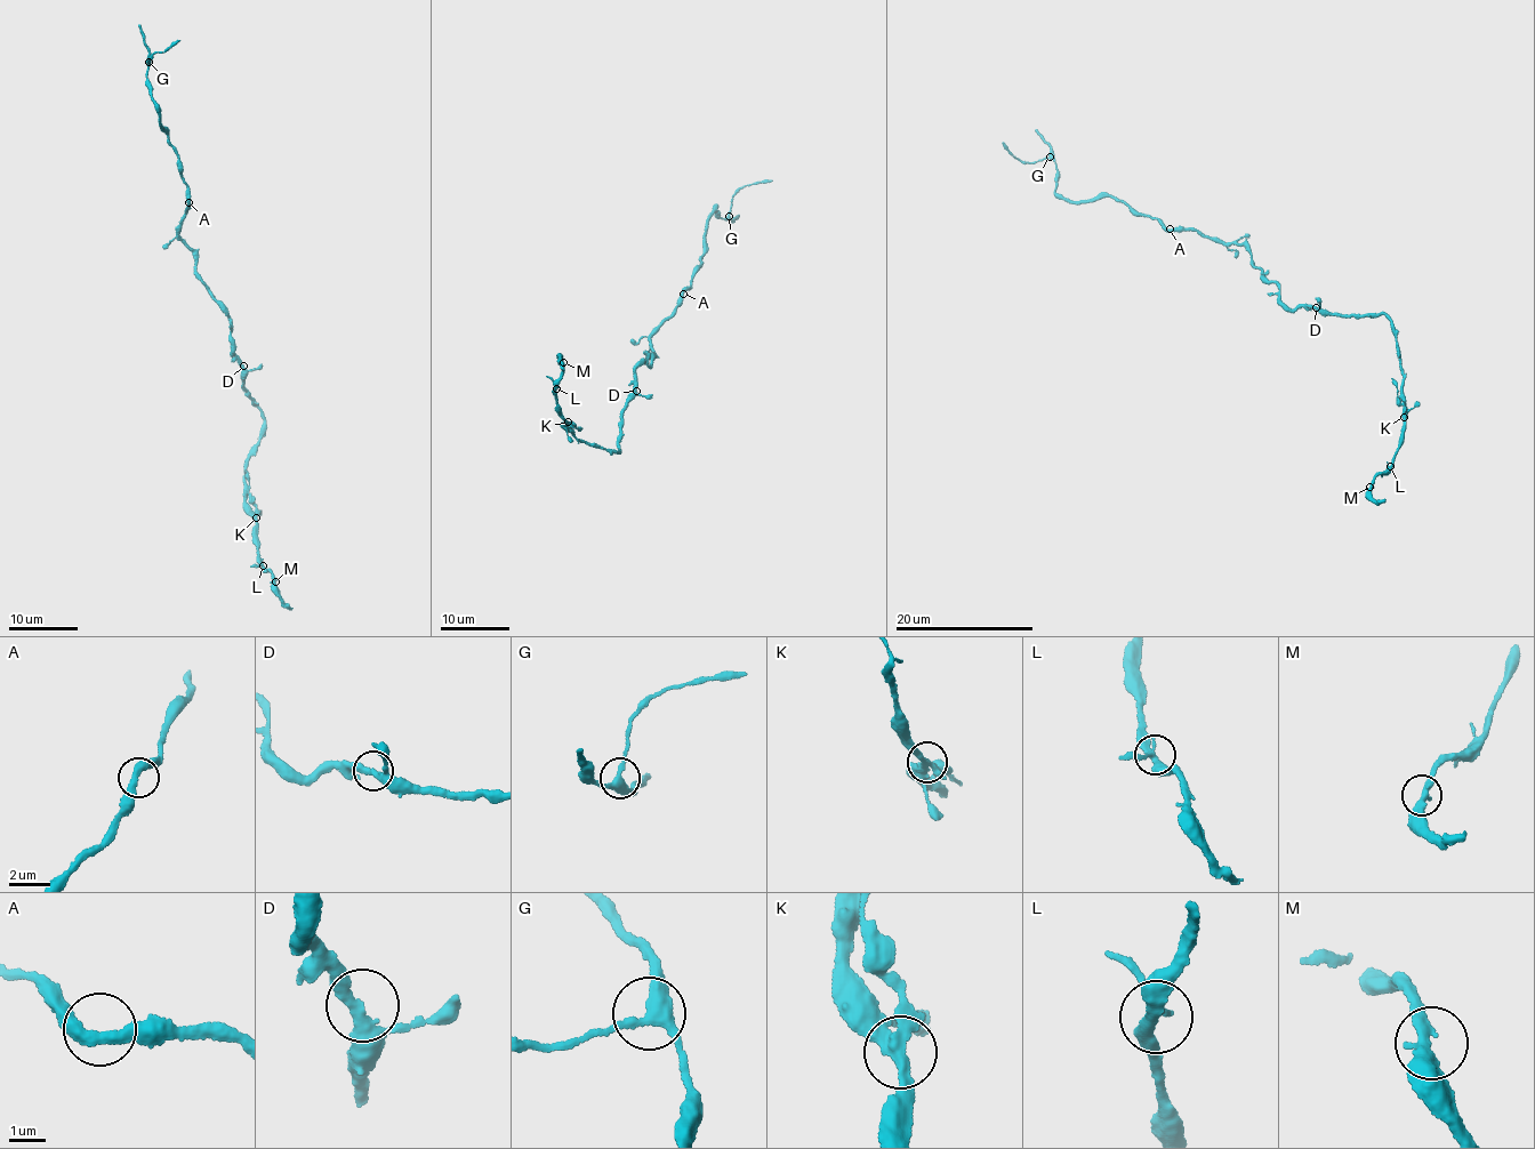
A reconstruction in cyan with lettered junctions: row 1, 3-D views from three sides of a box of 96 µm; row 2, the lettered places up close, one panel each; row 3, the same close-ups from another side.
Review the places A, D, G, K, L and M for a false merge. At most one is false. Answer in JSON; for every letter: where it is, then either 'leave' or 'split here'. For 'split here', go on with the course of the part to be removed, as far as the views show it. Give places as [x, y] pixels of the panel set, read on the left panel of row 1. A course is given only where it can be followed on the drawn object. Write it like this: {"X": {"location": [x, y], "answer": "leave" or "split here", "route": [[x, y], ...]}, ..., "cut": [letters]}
{"A": {"location": [189, 202], "answer": "leave"}, "D": {"location": [243, 366], "answer": "leave"}, "G": {"location": [149, 62], "answer": "leave"}, "K": {"location": [256, 517], "answer": "split here", "route": [[256, 517], [244, 471]]}, "L": {"location": [263, 565], "answer": "leave"}, "M": {"location": [275, 581], "answer": "leave"}, "cut": ["K"]}

